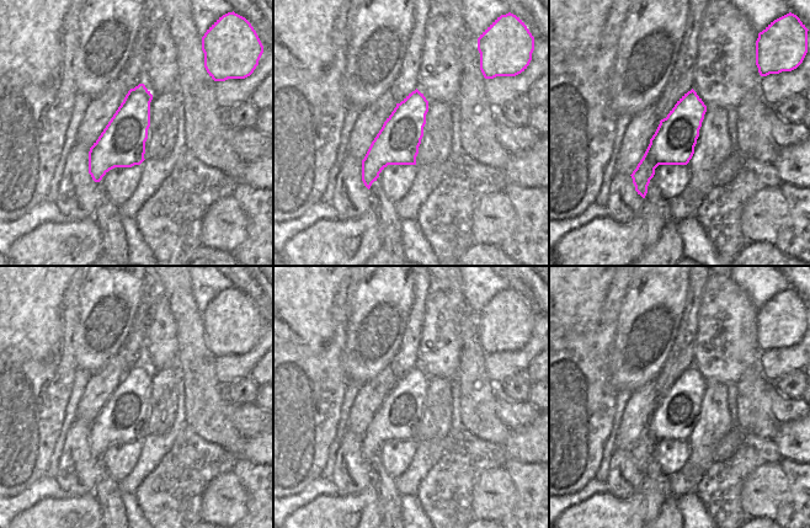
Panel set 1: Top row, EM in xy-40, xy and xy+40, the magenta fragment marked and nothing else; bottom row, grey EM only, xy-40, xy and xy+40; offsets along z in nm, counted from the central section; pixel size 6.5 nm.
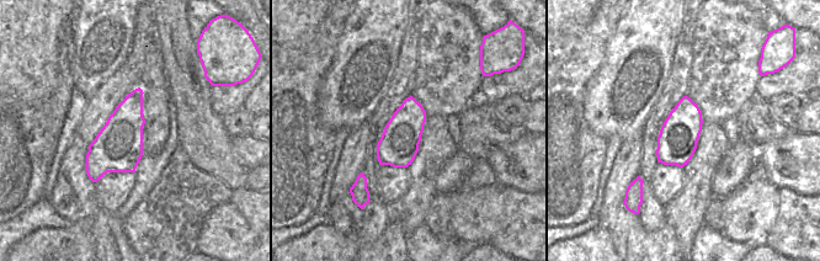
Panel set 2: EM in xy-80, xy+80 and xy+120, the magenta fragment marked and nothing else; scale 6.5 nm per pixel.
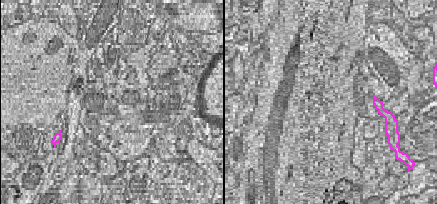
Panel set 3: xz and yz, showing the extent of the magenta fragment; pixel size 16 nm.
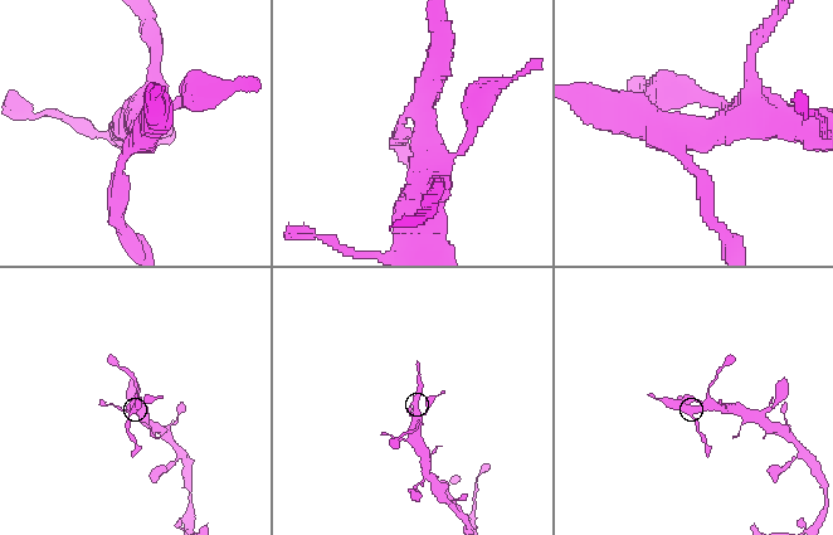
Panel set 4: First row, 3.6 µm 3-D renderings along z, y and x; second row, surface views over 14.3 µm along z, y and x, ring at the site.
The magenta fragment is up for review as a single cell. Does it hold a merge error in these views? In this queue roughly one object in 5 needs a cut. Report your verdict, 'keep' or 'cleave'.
cleave

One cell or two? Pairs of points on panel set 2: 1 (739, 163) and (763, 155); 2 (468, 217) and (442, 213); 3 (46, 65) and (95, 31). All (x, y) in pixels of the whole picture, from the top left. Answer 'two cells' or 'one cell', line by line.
1: two cells
2: two cells
3: two cells

